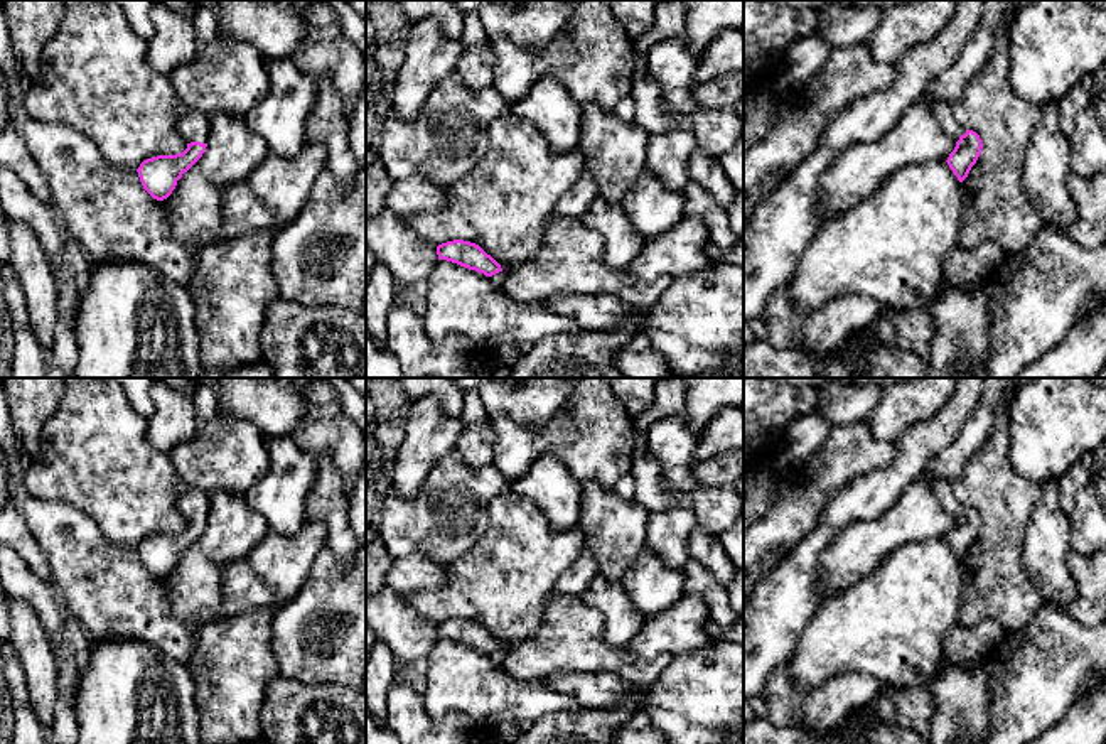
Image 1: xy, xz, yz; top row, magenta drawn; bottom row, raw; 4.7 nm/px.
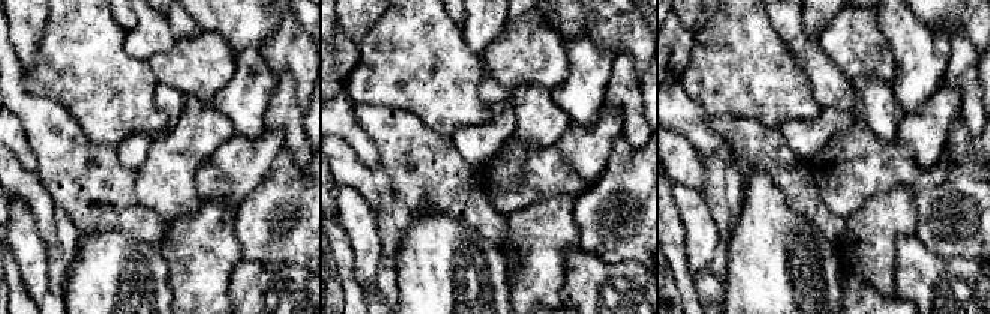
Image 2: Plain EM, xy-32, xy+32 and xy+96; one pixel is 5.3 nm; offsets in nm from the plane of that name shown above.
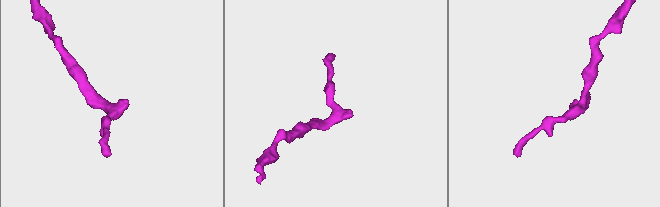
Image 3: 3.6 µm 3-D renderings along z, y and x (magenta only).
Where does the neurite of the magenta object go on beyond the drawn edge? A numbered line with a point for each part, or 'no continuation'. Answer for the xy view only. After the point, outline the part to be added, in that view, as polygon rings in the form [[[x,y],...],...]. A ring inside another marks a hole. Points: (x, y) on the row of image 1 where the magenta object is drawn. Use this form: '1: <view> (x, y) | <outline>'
1: xy (194, 127) | [[[189,108],[185,116],[177,121],[177,127],[187,143],[191,142],[207,143],[209,137],[207,113]]]

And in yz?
1: yz (943, 112) | [[[936,101],[932,106],[932,113],[936,120],[941,123],[942,130],[956,142],[959,140],[961,135],[966,133],[966,128],[961,127],[953,116],[953,110],[949,105]]]

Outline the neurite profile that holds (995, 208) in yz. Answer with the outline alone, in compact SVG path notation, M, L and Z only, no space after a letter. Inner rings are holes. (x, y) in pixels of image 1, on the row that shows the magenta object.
M1003 27L996 32L990 61L971 79L964 94L951 106L956 121L966 130L976 132L983 143L976 164L961 182L963 219L958 245L976 248L985 241L993 241L1007 255L1025 251L1044 228L1044 221L1023 191L1025 159L1042 116L1042 105L1015 94L1010 88L1008 71L1010 29Z

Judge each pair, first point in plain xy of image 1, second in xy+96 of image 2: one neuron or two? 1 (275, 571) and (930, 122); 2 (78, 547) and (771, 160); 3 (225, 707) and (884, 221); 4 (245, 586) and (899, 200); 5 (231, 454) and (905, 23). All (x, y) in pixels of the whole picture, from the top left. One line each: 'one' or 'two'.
1: one
2: one
3: one
4: two
5: two

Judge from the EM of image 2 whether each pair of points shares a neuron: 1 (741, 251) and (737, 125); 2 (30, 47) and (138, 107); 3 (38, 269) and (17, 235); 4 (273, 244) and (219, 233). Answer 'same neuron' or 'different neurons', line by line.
1: different neurons
2: different neurons
3: same neuron
4: different neurons

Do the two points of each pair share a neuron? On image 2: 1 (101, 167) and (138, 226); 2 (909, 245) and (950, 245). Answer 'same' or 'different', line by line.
1: same
2: different

